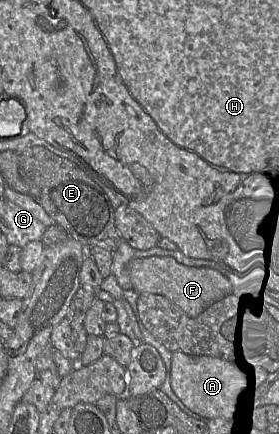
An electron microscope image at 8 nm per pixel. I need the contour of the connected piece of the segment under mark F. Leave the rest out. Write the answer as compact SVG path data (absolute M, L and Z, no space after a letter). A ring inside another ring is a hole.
M169 256L135 258L128 264L128 275L138 294L163 295L189 317L196 317L215 301L231 294L231 284L226 278L226 272L208 267L186 266Z

